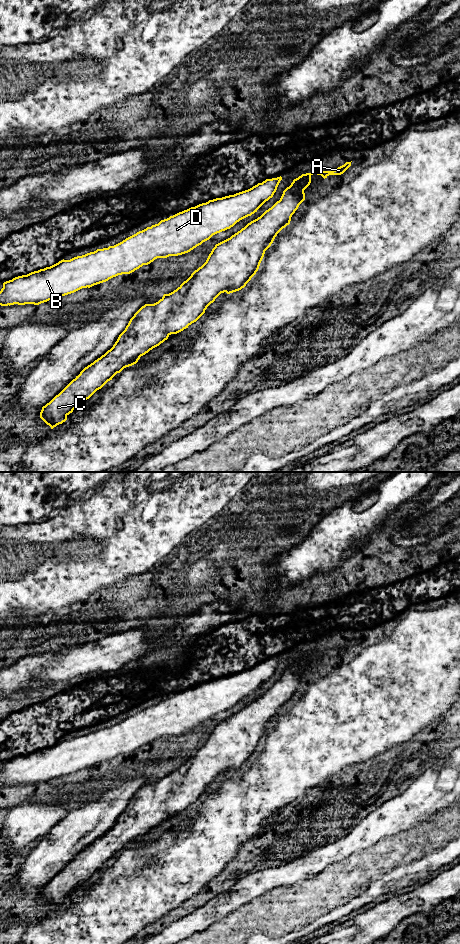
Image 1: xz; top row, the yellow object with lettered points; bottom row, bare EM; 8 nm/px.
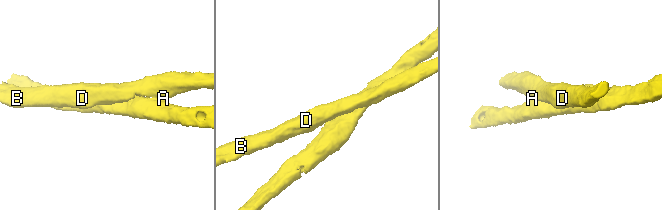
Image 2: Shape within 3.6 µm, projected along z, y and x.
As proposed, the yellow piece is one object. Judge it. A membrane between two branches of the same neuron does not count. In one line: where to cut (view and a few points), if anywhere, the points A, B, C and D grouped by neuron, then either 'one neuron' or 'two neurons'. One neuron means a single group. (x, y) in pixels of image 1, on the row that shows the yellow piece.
cut xz (324, 171), (326, 176); groups A B D / C; two neurons

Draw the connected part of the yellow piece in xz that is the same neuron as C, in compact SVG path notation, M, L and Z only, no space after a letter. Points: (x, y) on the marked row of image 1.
M313 171L294 179L280 198L260 217L248 223L230 238L218 243L212 249L206 262L195 270L176 290L154 304L145 304L130 319L113 347L104 355L85 367L58 395L42 407L40 418L53 429L67 420L67 416L97 390L120 373L124 368L138 362L141 356L159 346L171 334L177 334L196 322L207 307L221 294L241 290L259 269L265 251L271 246L277 234L290 224L291 217L305 200L304 190L311 183L313 174L327 178L325 171Z

